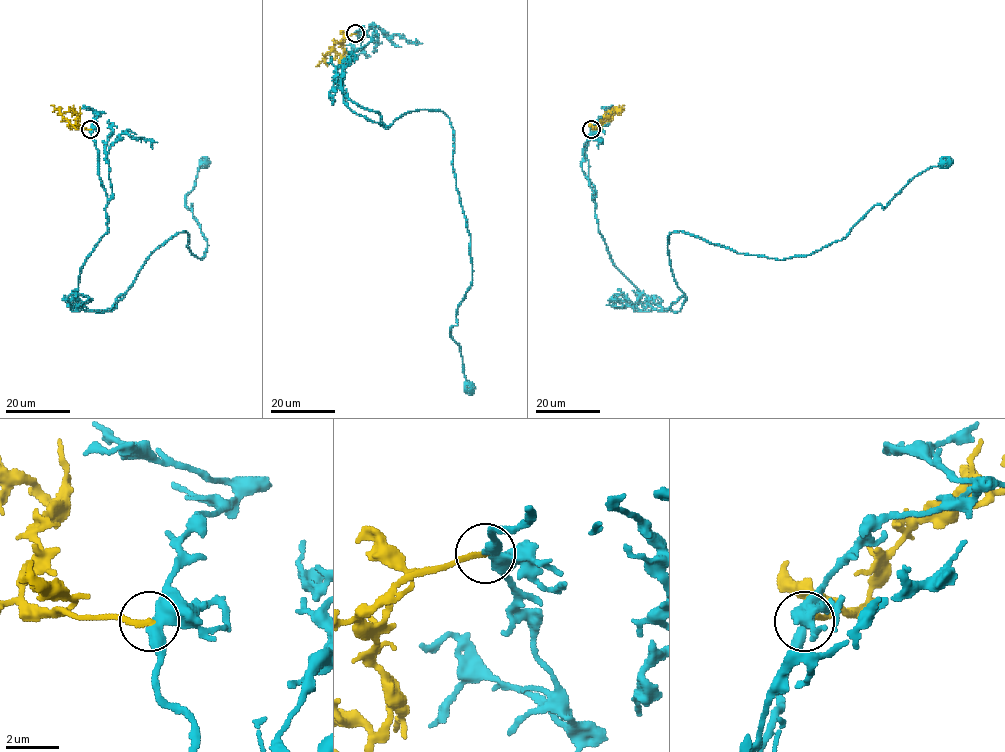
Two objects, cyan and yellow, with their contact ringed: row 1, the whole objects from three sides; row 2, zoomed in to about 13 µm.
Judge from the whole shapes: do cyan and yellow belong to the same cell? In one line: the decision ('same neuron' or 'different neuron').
same neuron

